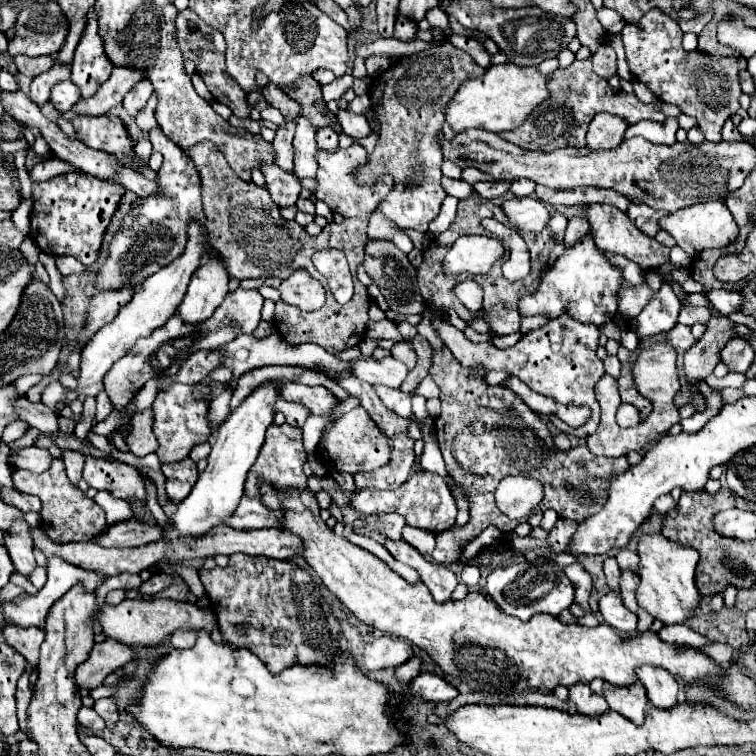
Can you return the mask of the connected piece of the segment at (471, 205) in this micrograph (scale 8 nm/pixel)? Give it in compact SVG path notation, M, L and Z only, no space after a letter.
M471 196L465 200L459 200L459 208L457 208L457 218L455 222L441 232L443 234L443 248L451 248L453 242L457 240L457 236L463 234L479 234L481 220L489 218L489 216L505 216L503 208L493 204L491 200L481 200L481 196Z

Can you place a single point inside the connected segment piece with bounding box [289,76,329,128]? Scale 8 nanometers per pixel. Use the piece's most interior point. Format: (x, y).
(308, 91)

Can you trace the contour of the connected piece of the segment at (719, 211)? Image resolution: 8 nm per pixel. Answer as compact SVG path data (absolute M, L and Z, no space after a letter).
M703 202L703 204L693 204L689 208L681 208L669 216L661 218L659 226L663 230L667 230L689 256L695 256L705 248L727 246L729 242L733 242L737 238L737 232L739 232L731 212L727 210L727 206L723 202Z

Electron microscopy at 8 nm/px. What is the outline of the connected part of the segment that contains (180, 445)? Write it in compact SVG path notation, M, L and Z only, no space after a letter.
M171 384L171 388L161 390L151 406L153 410L153 432L159 440L157 456L161 464L177 462L189 456L191 448L197 444L203 444L209 440L209 422L207 422L207 412L209 412L209 402L205 398L195 398L193 396L193 386L189 384Z

